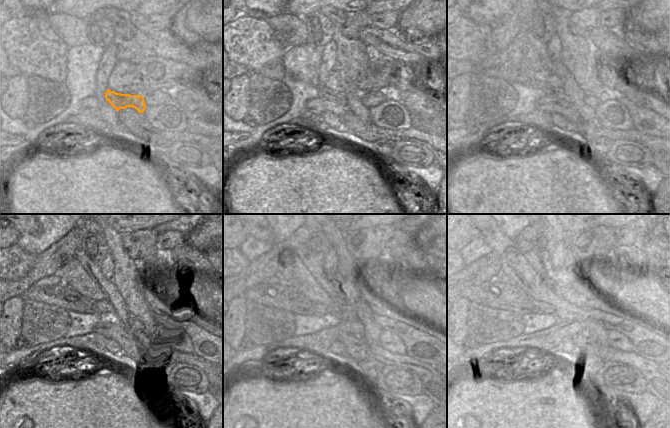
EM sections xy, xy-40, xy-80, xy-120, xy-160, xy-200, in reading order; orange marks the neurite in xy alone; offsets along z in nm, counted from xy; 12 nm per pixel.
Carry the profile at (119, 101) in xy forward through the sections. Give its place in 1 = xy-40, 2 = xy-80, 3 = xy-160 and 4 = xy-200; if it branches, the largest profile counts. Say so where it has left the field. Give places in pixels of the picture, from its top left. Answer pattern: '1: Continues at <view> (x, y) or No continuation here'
1: Continues at xy-40 (335, 96)
2: Continues at xy-80 (507, 72)
3: Continues at xy-160 (283, 296)
4: Continues at xy-200 (506, 296).

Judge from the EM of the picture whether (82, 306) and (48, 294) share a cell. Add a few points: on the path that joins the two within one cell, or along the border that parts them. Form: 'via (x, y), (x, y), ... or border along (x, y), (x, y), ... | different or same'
via (74, 301), (62, 295), (56, 295) | same

